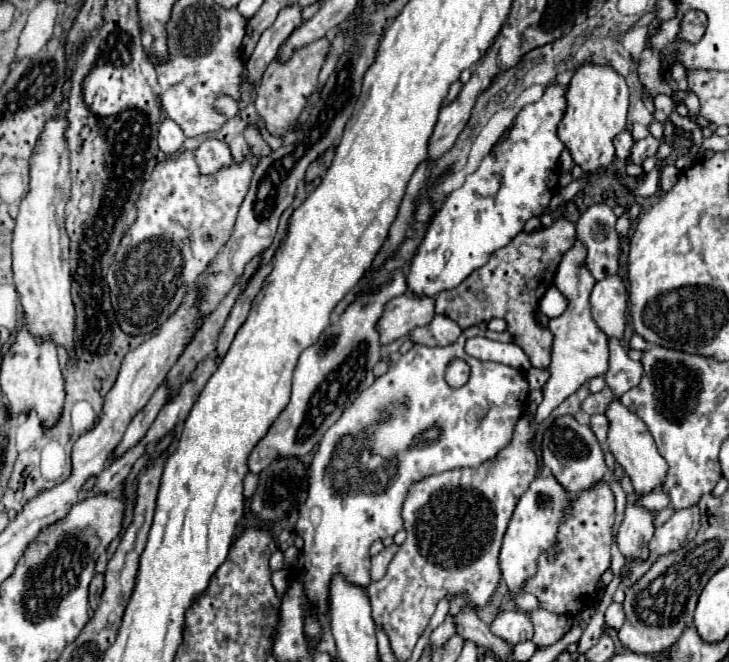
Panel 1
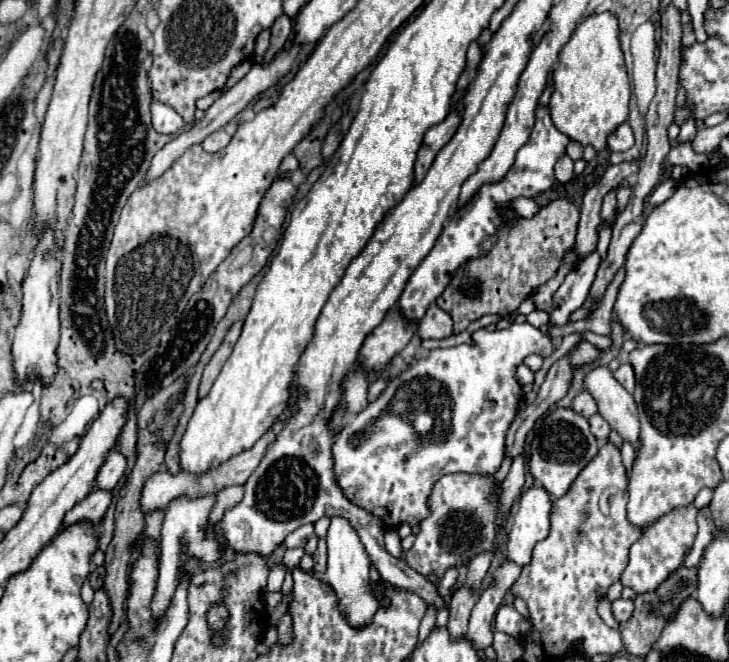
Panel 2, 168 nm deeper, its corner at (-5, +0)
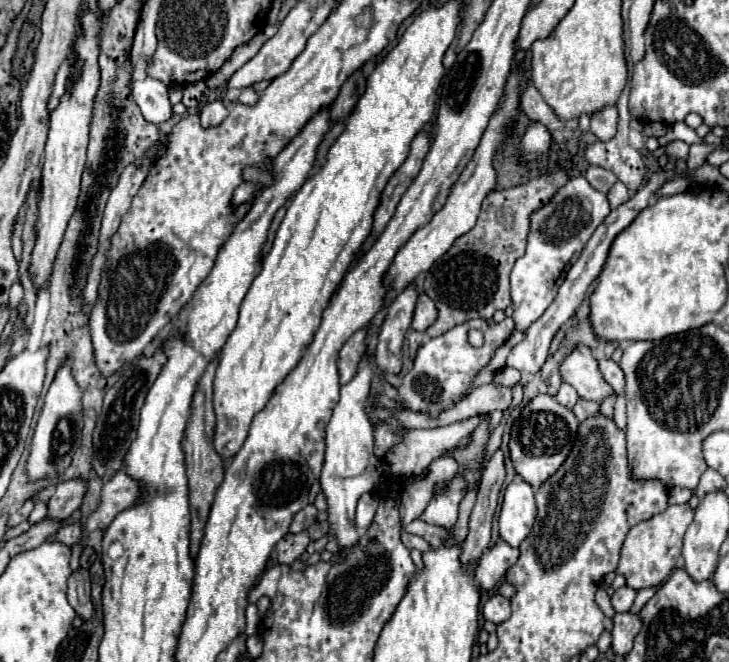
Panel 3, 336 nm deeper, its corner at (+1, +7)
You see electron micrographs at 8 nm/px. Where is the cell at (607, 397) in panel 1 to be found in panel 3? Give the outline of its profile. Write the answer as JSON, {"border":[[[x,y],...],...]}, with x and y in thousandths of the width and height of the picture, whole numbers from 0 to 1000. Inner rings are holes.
{"border":[[[771,580],[771,586],[765,589],[765,595],[763,595],[763,604],[771,610],[771,613],[776,613],[776,616],[785,616],[790,607],[793,607],[793,595],[787,592],[787,586],[782,583],[782,580]]]}

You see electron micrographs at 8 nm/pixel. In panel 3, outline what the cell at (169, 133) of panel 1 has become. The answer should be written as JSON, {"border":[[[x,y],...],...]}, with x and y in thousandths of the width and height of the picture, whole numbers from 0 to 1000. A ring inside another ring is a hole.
{"border":[[[198,118],[189,124],[181,124],[181,142],[187,157],[195,166],[195,175],[209,187],[222,187],[233,181],[236,175],[236,157],[230,151],[230,133],[211,121]]]}

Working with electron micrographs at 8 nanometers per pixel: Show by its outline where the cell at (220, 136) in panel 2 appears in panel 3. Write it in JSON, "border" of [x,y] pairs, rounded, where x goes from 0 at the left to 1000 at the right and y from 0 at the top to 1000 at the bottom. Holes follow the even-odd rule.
{"border":[[[296,151],[296,154],[288,154],[283,157],[277,166],[274,166],[274,178],[277,178],[277,193],[294,193],[299,187],[305,187],[305,181],[313,175],[313,163]]]}

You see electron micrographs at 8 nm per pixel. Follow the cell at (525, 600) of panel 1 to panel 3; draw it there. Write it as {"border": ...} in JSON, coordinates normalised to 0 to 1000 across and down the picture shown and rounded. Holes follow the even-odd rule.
{"border":[[[689,816],[678,828],[669,828],[661,837],[650,867],[650,879],[656,882],[656,891],[658,894],[678,891],[686,873],[694,867],[694,861],[708,852],[708,846],[711,846],[711,828],[702,828]]]}

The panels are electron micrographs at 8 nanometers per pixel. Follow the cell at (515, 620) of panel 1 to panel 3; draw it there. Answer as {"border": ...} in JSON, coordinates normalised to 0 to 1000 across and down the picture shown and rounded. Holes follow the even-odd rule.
{"border":[[[675,897],[667,909],[664,909],[664,918],[661,918],[661,927],[667,937],[678,940],[678,943],[686,943],[691,937],[700,934],[700,906],[686,900],[686,897]]]}

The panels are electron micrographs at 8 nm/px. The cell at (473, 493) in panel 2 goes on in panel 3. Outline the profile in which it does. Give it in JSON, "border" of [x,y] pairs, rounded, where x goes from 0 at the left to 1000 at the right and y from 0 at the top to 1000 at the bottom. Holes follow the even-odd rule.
{"border":[[[551,804],[550,814],[560,831],[576,831],[576,834],[584,834],[584,828],[590,828],[590,822],[587,822],[579,810]]]}

